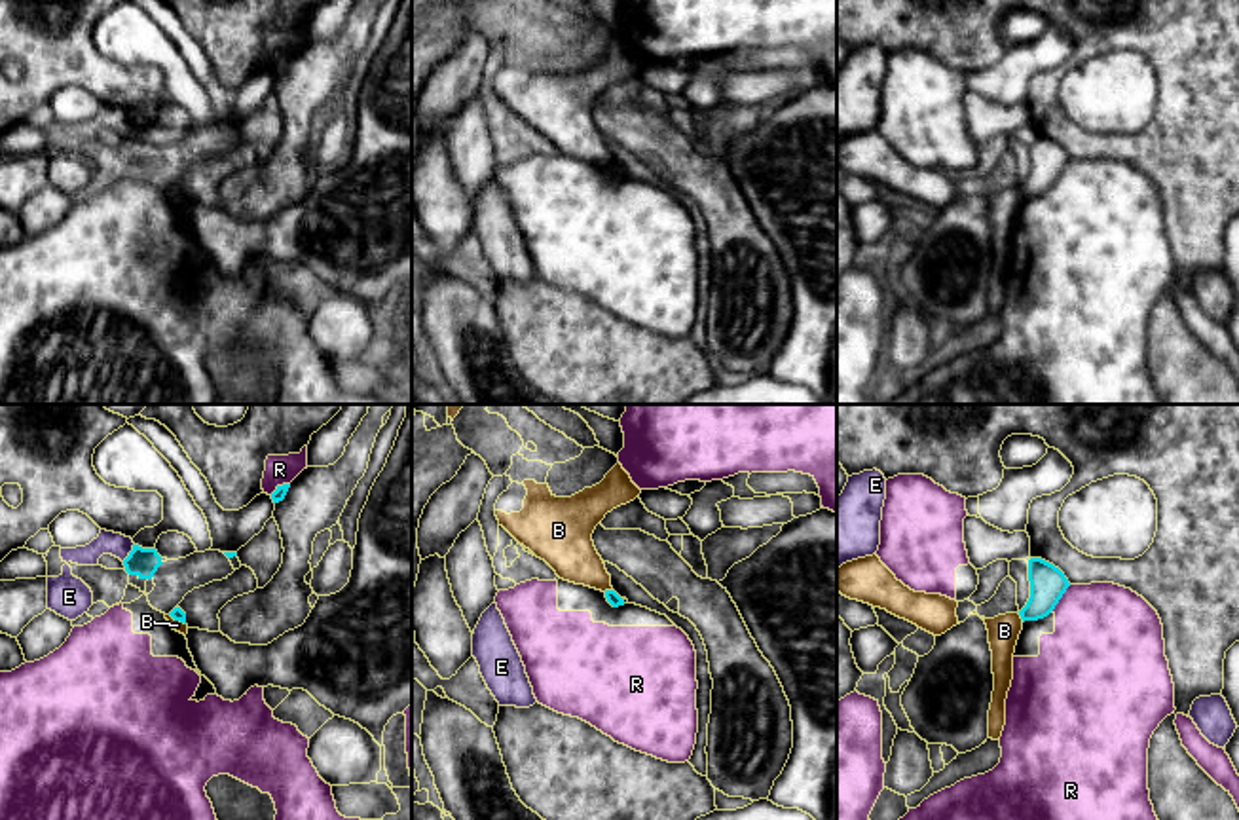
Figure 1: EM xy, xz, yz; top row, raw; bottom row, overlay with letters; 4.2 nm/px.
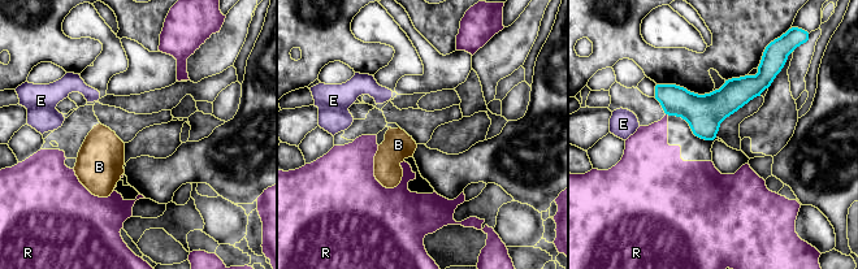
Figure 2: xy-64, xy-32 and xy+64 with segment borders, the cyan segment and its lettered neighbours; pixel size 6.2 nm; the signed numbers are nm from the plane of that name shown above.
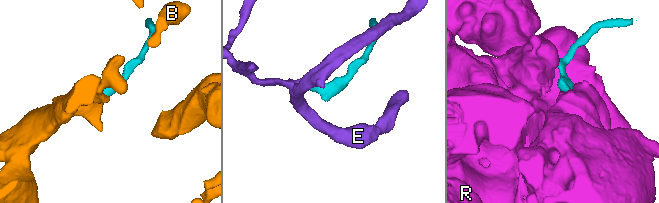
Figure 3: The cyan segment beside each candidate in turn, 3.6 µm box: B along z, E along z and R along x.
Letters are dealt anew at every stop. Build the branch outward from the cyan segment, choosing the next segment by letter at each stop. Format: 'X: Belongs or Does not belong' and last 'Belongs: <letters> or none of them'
B: Does not belong
E: Does not belong
R: Does not belong
Belongs: none of them

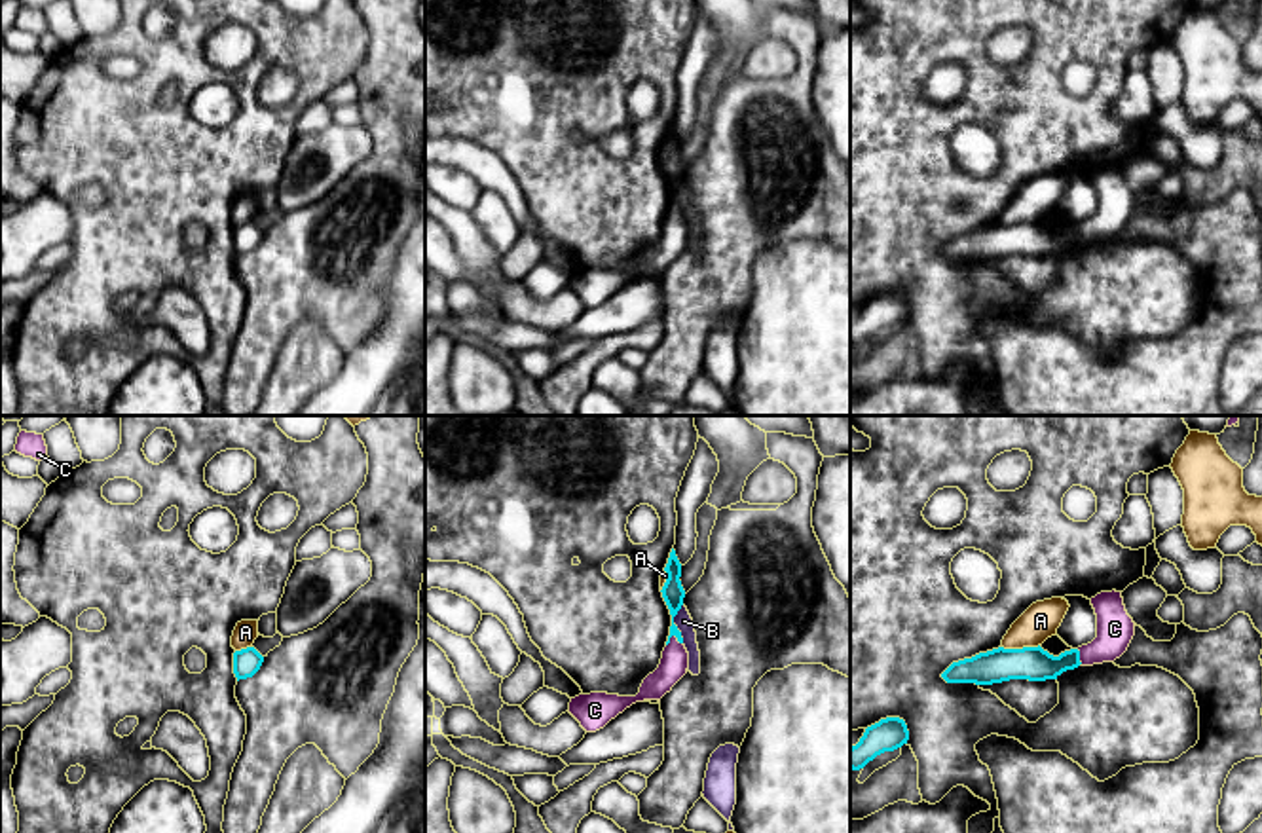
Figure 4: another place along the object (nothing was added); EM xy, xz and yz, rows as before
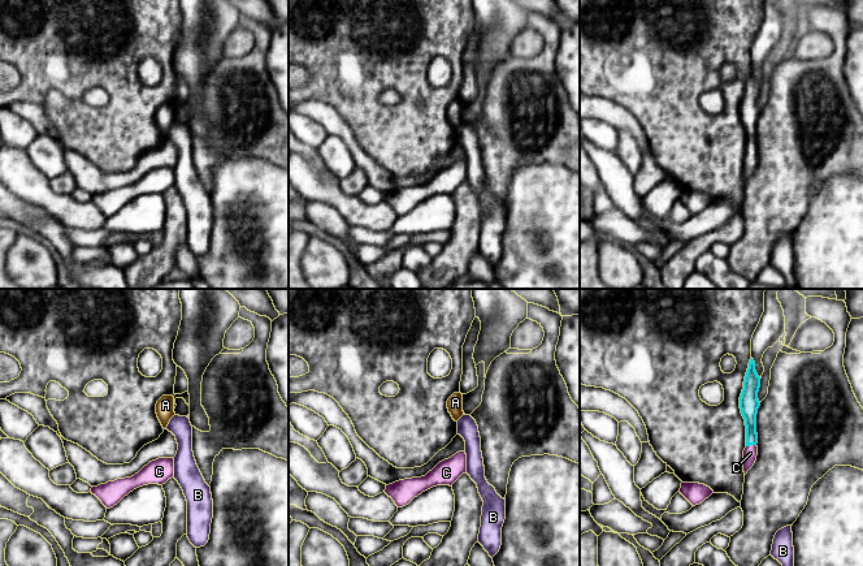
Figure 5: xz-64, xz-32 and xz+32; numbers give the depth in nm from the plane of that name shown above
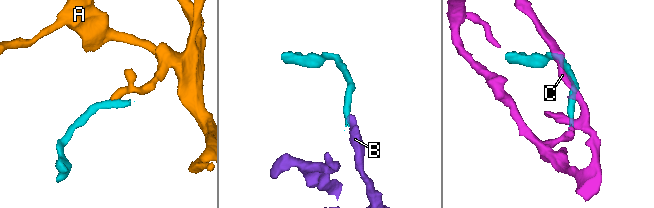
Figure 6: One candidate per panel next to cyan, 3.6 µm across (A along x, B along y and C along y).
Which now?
A: Does not belong
B: Does not belong
C: Belongs
Belongs: C

